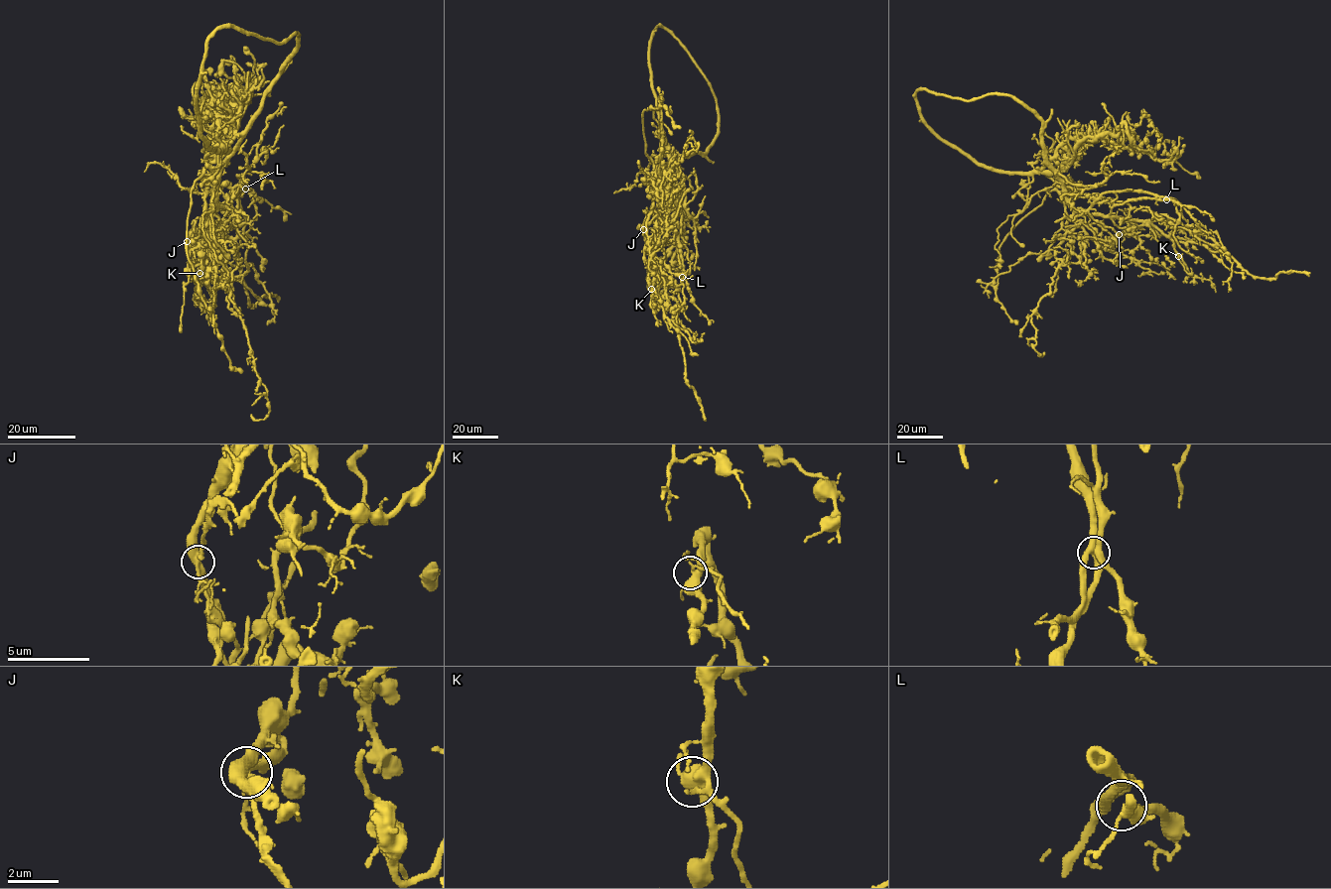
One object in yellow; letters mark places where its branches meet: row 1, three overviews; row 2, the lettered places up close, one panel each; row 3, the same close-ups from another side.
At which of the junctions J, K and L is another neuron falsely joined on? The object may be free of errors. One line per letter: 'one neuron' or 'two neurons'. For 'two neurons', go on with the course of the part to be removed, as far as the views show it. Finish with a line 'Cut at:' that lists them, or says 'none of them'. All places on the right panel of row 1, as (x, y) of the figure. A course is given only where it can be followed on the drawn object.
J: two neurons; course (1119, 235), (1148, 220), (1167, 219), (1172, 236), (1206, 235), (1255, 276), (1274, 279), (1294, 271), (1309, 276)
K: one neuron
L: one neuron
Cut at: J

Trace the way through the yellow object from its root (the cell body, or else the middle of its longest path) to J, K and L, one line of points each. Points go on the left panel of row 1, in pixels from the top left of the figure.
J: (214, 210), (203, 230), (200, 249), (197, 250), (188, 241)
K: (214, 210), (200, 226), (202, 250), (199, 273)
L: (214, 210), (221, 208), (245, 189)

